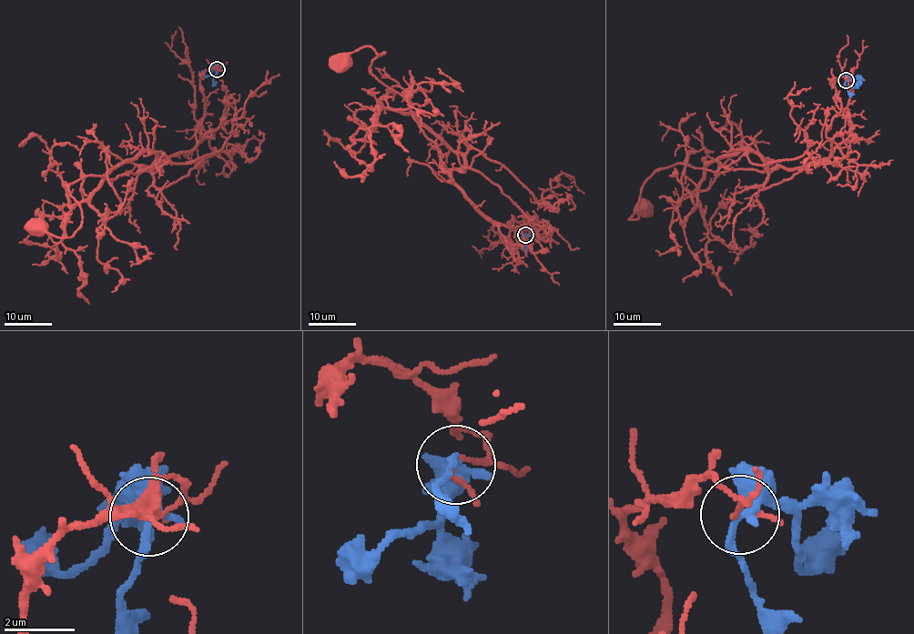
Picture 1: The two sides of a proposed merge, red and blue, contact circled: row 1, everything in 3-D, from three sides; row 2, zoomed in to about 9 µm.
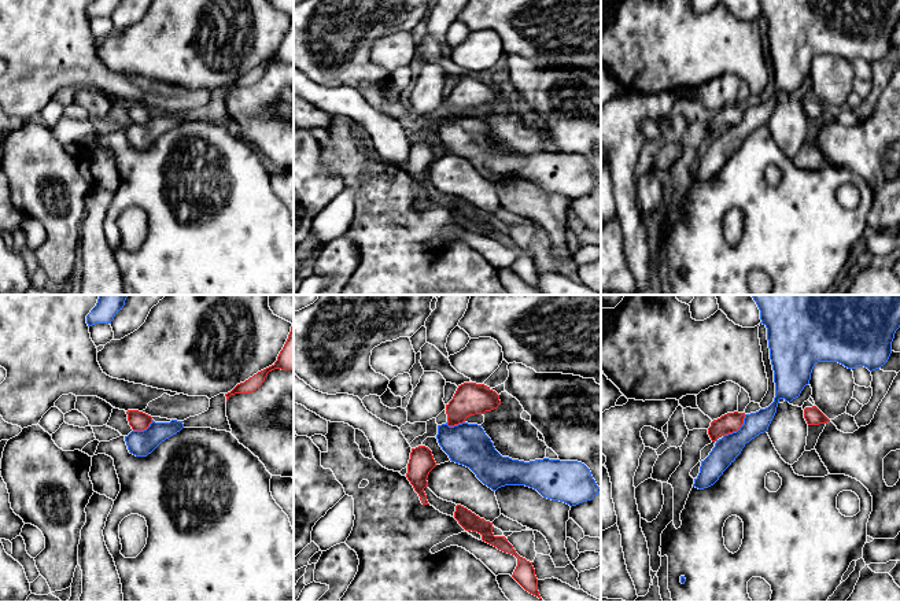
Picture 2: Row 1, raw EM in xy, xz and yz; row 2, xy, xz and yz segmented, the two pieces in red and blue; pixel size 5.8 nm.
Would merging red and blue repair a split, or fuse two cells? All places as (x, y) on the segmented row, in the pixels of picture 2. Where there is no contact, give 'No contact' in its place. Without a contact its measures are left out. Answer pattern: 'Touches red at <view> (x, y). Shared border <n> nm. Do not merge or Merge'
Touches red at yz (737, 429). Shared border 190 nm. Do not merge

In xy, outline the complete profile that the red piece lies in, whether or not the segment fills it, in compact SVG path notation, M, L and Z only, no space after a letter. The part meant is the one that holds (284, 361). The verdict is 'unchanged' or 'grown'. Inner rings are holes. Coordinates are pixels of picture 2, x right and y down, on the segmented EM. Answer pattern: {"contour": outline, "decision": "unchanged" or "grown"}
{"contour": "M294 324L291 326L291 332L285 344L277 357L277 361L272 366L258 372L244 383L237 384L230 392L225 394L226 402L230 395L254 392L257 388L262 385L268 373L274 369L294 370Z", "decision": "unchanged"}

